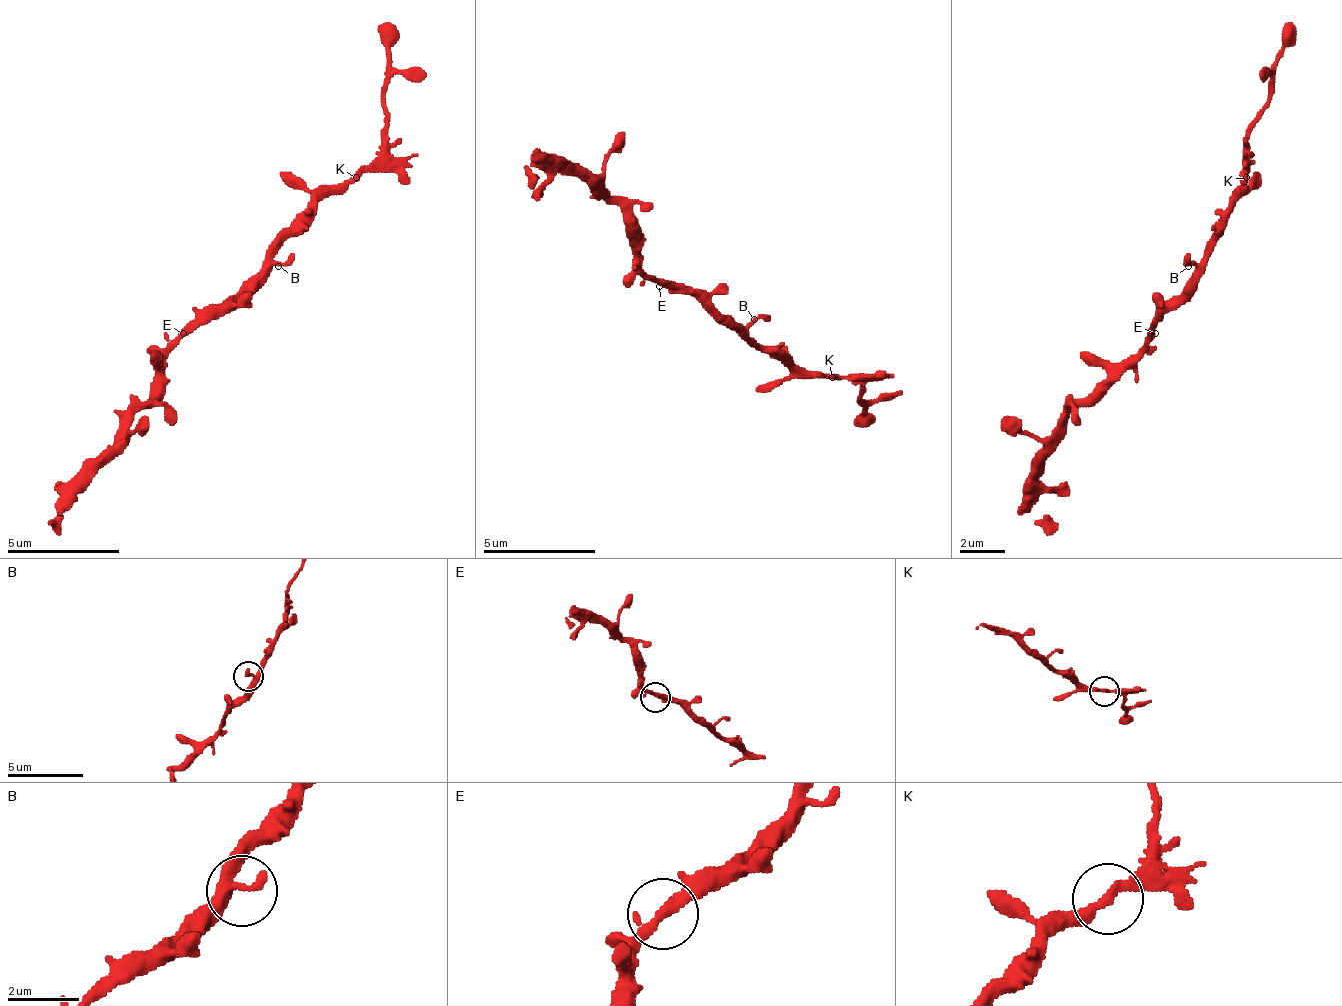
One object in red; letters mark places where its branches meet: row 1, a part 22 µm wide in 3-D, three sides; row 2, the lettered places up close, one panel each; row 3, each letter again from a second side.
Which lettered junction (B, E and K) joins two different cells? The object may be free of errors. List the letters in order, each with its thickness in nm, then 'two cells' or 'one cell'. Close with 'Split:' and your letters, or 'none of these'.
B: 280 nm | one cell
E: 260 nm | one cell
K: 240 nm | one cell
Split: none of these

